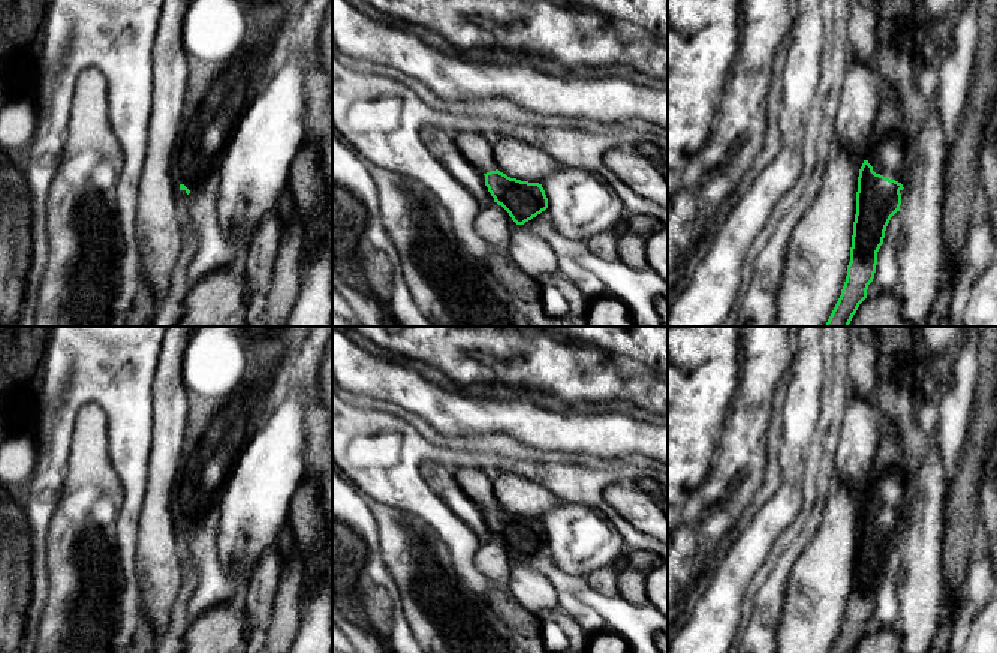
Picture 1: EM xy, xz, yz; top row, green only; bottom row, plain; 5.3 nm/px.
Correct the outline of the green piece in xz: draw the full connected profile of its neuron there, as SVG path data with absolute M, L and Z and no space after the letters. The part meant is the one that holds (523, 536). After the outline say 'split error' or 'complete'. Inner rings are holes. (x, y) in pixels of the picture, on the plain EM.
M498 505L485 511L485 521L516 560L524 560L548 544L542 520L510 514Z | complete

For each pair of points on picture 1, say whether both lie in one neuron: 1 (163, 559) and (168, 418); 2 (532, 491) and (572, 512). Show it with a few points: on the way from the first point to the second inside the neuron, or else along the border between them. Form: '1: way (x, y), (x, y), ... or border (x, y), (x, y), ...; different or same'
1: way (160, 524), (160, 483), (166, 453); same
2: border (562, 502), (539, 518); different

